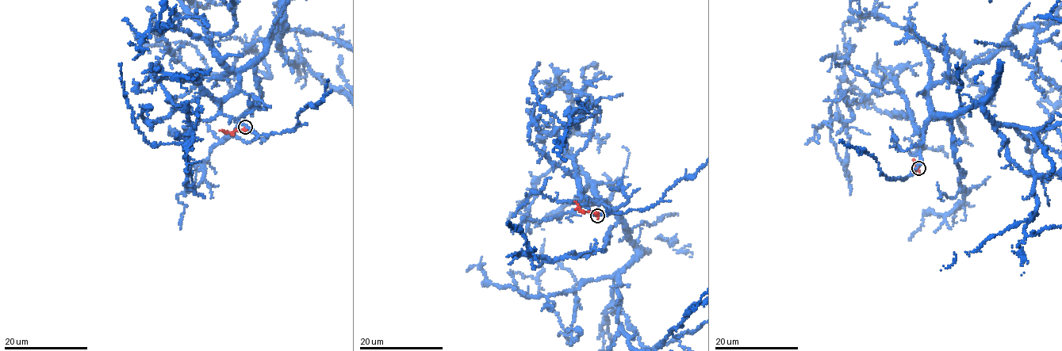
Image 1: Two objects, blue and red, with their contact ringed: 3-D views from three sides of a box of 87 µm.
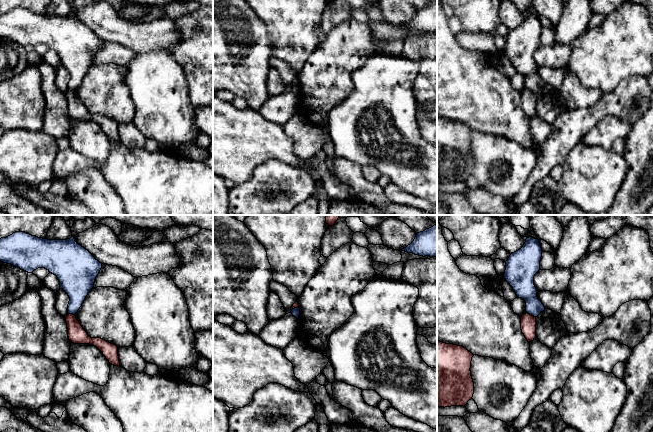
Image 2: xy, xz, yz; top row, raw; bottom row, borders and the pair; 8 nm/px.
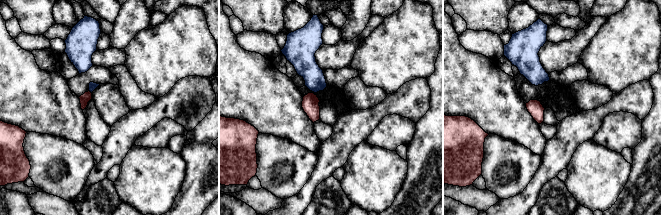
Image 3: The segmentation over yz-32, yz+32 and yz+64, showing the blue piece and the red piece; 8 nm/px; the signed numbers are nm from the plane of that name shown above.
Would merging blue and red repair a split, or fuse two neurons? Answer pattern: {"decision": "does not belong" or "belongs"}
{"decision": "does not belong"}

